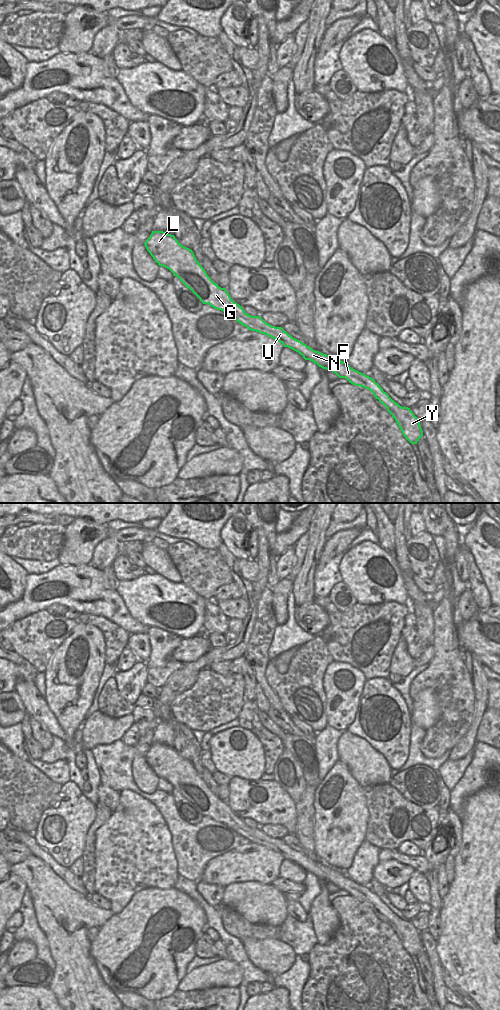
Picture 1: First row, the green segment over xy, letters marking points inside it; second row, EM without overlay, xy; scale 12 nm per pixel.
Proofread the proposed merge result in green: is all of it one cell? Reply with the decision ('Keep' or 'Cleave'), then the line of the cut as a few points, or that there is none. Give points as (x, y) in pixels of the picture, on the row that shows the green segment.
Keep. No split

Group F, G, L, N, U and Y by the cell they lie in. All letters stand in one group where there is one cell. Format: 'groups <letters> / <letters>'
groups F G L N U Y

